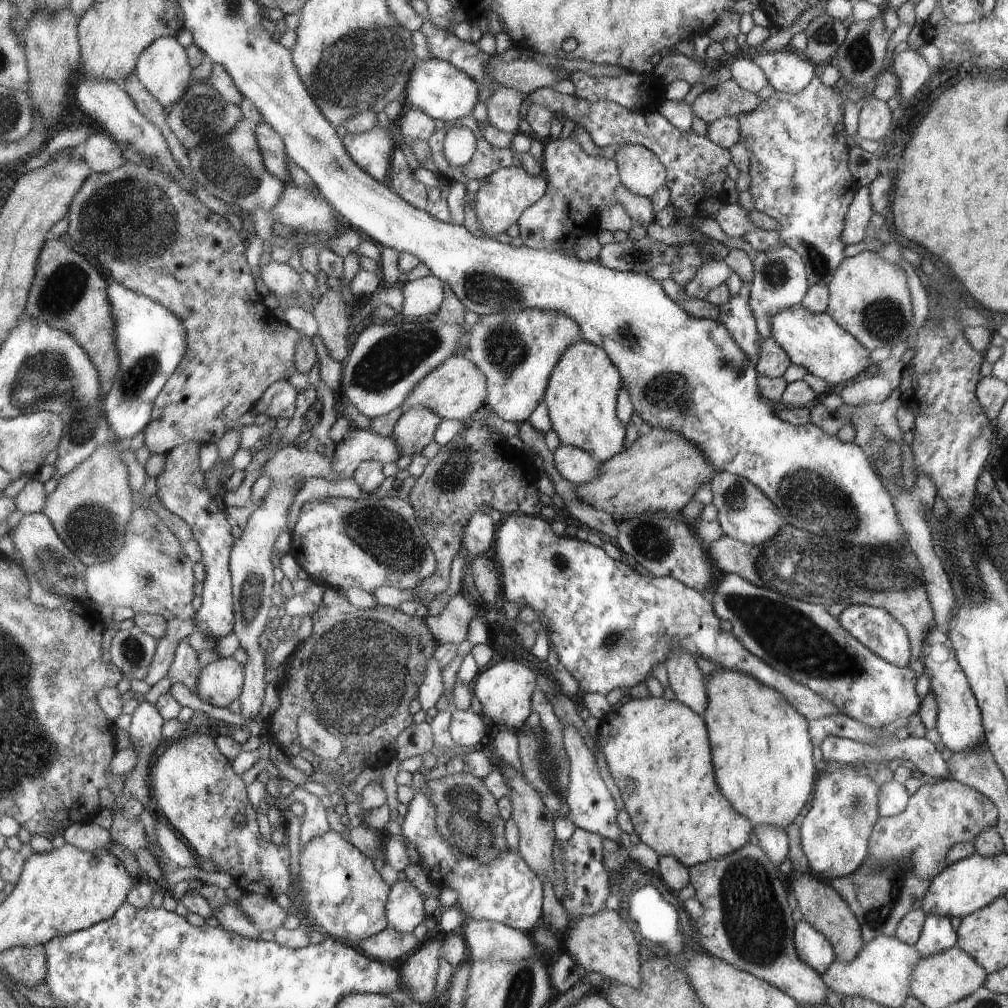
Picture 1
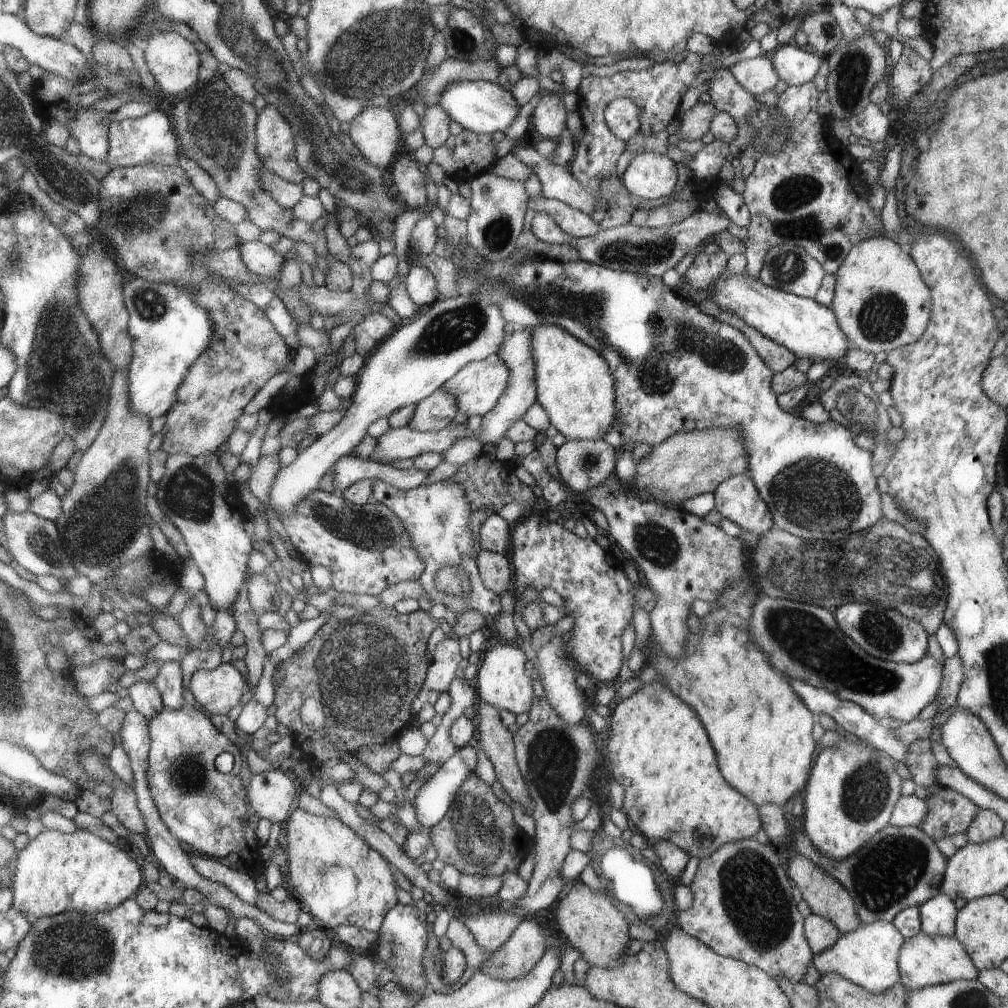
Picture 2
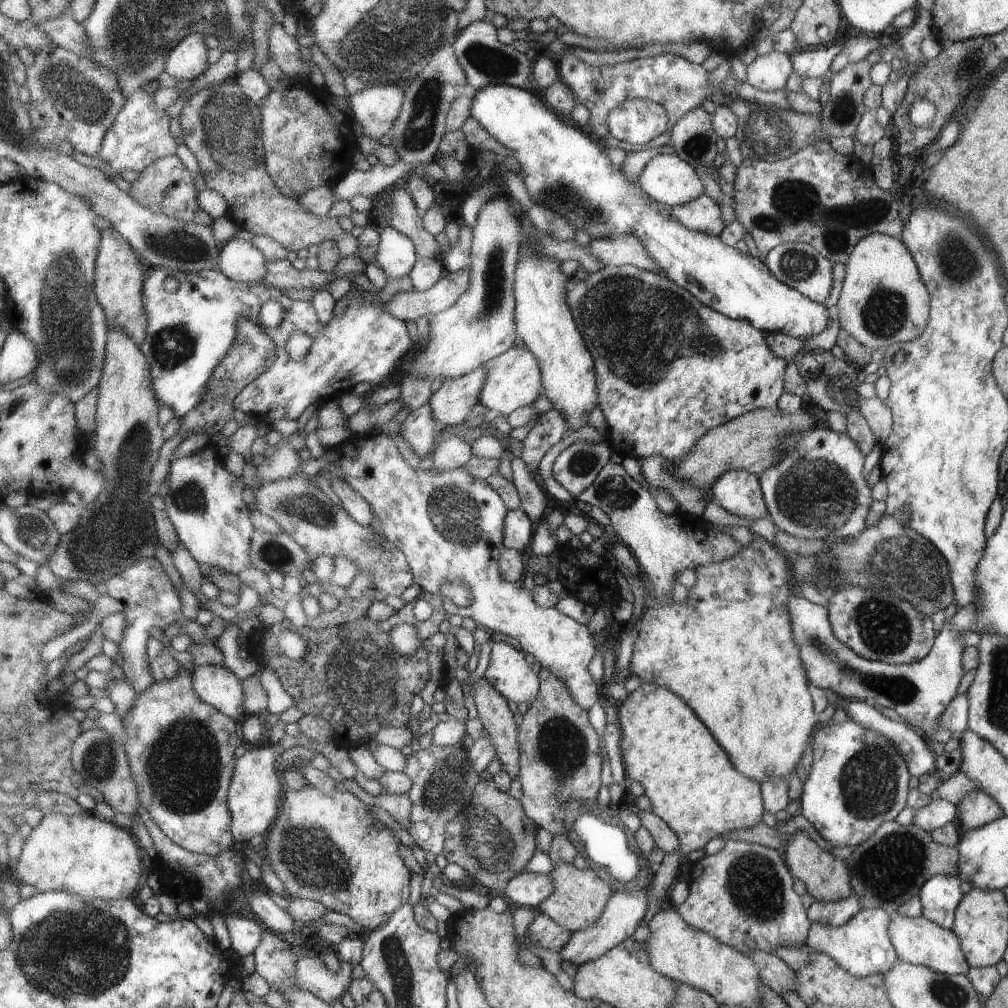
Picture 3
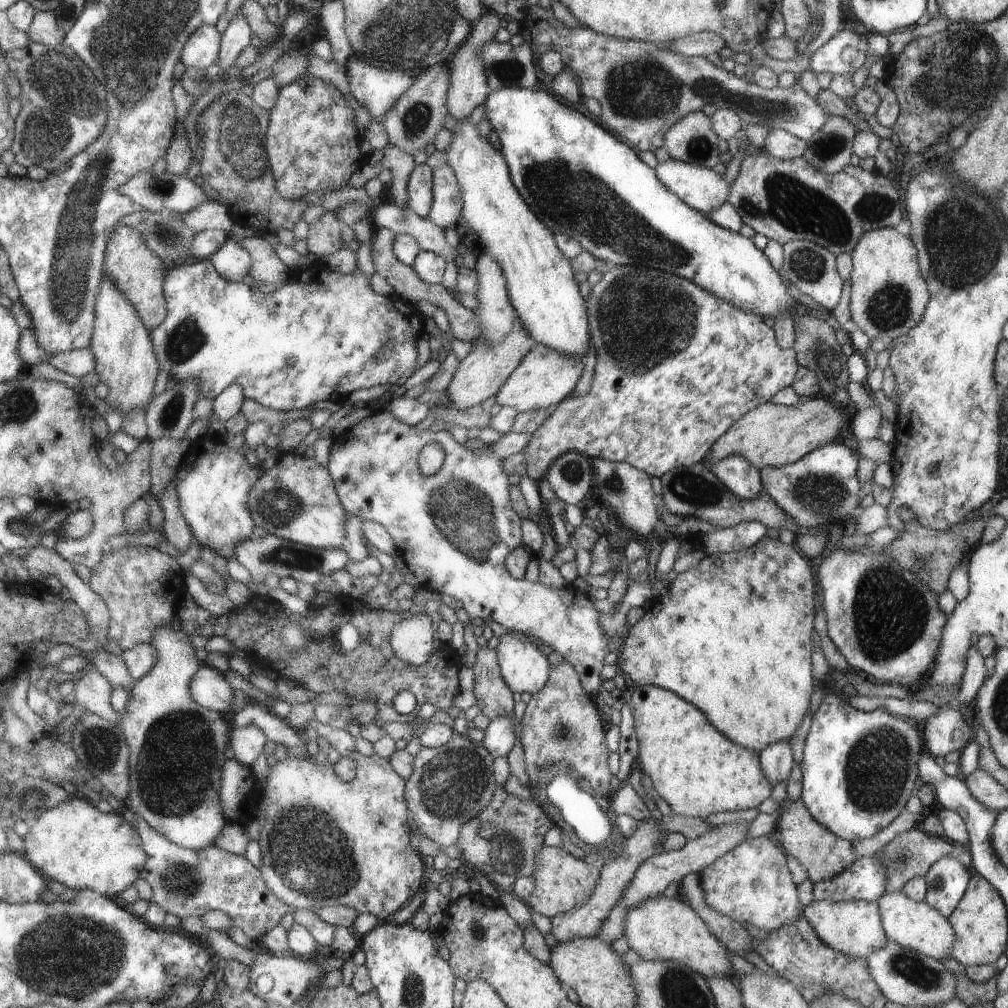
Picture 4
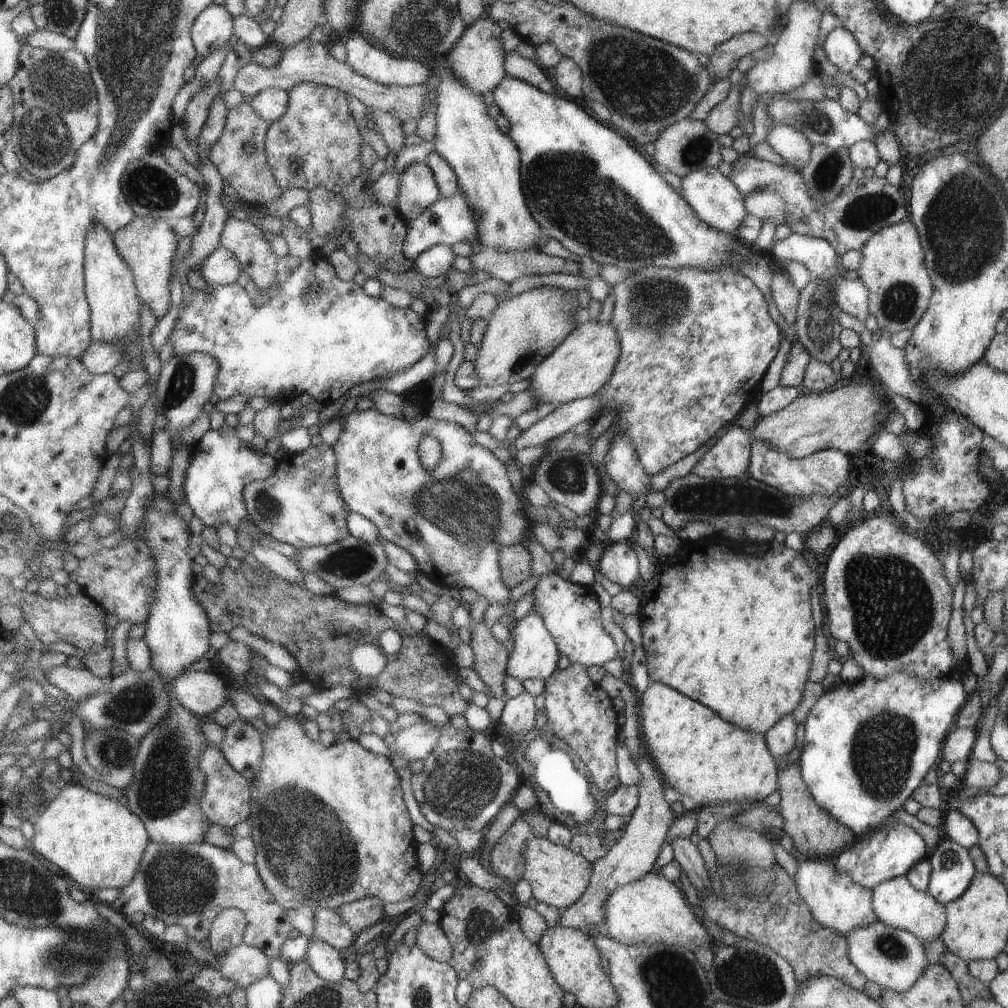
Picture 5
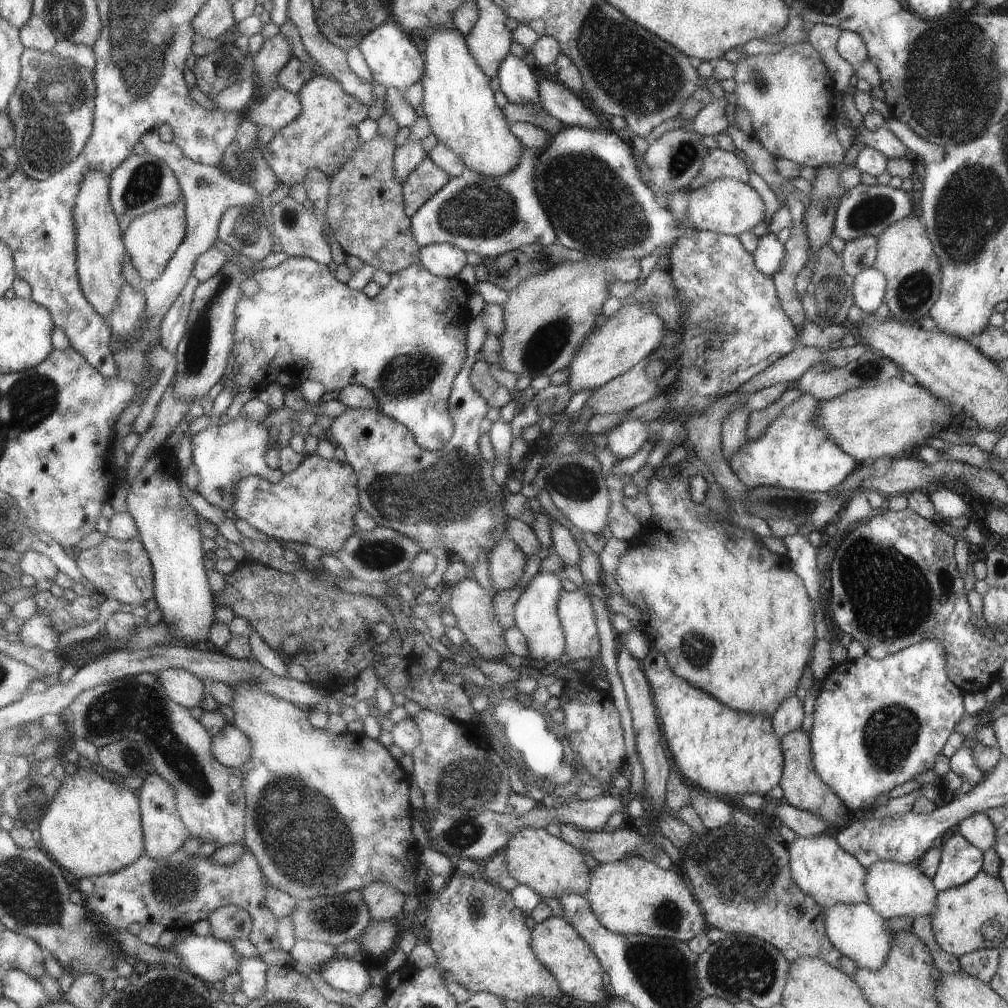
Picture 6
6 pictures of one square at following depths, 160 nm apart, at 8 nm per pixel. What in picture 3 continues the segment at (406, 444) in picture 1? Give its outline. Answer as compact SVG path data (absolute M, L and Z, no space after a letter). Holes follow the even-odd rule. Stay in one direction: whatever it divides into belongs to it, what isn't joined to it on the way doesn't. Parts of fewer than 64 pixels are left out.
M482 364L477 370L464 374L461 378L452 378L438 383L432 391L429 404L432 408L432 416L442 427L458 426L467 418L476 404L481 402L481 395L486 381L490 378L490 366Z

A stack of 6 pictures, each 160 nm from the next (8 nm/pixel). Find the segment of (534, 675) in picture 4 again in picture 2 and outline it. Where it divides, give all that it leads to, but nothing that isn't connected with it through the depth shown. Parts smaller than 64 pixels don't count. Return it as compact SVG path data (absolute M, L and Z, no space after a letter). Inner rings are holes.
M502 642L492 646L483 659L477 666L477 673L472 675L476 679L476 692L480 699L499 710L508 710L516 717L522 712L528 713L533 707L534 694L532 680L526 676L526 654L520 648Z

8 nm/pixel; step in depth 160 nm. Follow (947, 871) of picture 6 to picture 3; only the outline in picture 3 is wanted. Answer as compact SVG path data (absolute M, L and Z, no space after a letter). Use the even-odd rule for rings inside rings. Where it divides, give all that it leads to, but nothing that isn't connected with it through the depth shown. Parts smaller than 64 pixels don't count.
M940 874L930 878L919 891L921 916L937 926L951 930L956 908L964 896L960 886L957 875Z

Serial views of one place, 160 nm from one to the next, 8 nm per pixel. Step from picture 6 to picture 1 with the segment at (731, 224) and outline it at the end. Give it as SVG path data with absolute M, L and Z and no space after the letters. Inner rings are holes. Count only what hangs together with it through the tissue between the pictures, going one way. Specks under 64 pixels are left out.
M632 143L620 146L613 159L621 181L635 195L650 199L667 184L666 166L649 147Z

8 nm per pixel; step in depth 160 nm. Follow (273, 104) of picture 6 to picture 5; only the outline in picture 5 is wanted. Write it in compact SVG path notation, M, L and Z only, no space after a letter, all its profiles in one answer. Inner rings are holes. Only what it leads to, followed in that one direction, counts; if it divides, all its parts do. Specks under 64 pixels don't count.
M268 88L262 90L258 95L247 99L250 107L265 119L266 122L272 124L276 120L280 120L286 114L288 108L288 92L280 90L280 88Z

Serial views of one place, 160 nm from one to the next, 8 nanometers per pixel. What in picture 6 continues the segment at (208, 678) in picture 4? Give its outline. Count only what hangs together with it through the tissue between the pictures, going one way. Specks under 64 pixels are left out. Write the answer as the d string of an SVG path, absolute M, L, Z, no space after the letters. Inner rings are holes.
M166 668L156 674L169 698L179 706L189 709L196 708L200 700L204 698L205 682L189 671L180 668Z

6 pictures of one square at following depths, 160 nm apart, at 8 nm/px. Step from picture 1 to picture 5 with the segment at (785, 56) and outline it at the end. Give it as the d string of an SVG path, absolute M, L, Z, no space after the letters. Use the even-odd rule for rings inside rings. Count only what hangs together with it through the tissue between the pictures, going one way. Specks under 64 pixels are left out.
M838 27L828 34L825 51L828 62L842 73L850 73L863 56L860 46L856 43L856 38L843 27Z

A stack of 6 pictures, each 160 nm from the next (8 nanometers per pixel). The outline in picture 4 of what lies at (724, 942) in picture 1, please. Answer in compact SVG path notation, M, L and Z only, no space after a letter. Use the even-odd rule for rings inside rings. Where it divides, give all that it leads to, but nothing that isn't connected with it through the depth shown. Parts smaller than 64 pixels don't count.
M766 836L750 838L742 844L736 845L698 873L705 903L718 914L727 916L736 922L756 926L760 930L775 931L786 924L796 923L797 918L803 914L796 886L794 886L792 876L786 866L786 856L782 856L780 848L776 844L772 844Z

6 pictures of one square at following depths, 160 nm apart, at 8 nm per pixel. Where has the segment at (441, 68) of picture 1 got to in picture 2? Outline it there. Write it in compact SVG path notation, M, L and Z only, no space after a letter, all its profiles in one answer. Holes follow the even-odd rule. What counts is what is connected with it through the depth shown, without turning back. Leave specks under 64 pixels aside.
M460 81L450 83L440 94L437 100L438 106L450 117L473 133L495 132L507 133L511 131L510 124L518 114L518 104L512 100L510 92L506 92L497 82L488 81Z

